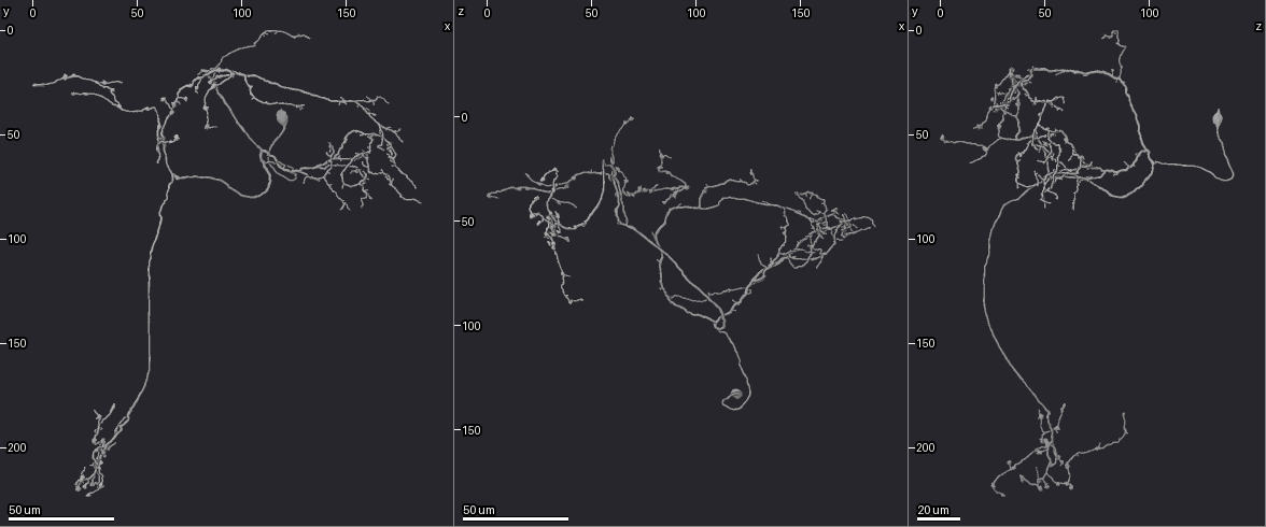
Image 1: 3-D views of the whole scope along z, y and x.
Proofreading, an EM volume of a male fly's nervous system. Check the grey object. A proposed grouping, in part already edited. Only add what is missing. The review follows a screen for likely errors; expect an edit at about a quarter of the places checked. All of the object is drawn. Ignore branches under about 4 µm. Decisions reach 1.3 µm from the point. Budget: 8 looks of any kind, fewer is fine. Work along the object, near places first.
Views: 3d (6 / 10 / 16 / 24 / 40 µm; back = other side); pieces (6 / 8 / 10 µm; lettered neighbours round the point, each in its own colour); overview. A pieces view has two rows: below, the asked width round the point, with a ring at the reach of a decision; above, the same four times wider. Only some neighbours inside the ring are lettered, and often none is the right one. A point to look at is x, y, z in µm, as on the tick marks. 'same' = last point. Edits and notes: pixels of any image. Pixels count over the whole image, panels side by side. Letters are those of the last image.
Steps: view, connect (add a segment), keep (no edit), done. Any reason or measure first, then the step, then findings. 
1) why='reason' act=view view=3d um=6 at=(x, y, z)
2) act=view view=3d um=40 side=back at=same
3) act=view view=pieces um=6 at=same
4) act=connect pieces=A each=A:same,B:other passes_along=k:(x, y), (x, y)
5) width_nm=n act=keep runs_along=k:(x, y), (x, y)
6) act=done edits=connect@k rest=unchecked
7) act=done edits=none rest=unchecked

why='an open end' act=view view=3d um=40 at=(62, 33, 23)

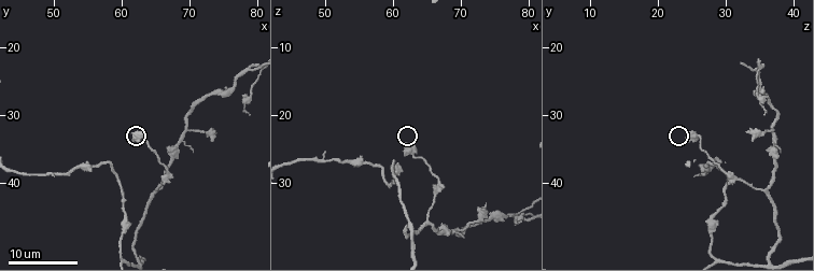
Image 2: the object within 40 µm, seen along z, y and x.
act=view view=pieces um=10 at=(62.0, 33.0, 24.0)

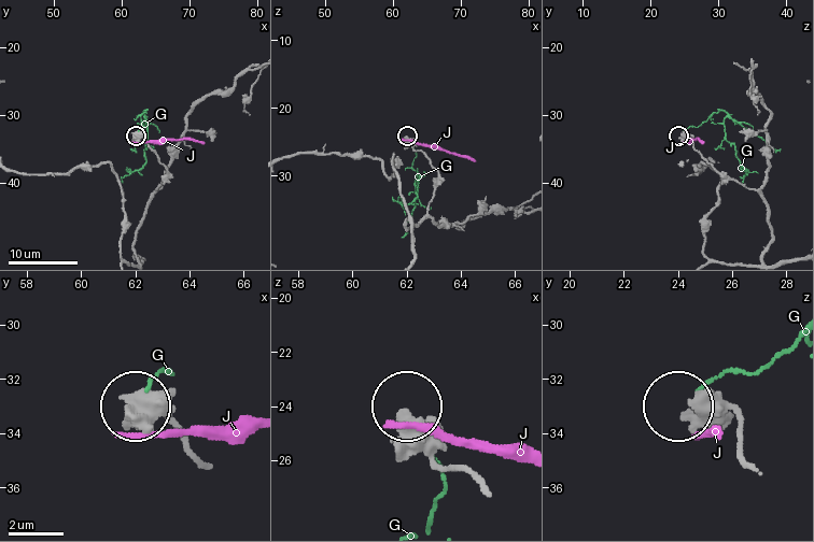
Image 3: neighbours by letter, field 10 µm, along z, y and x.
act=keep each=G:other,J:other found='no lettered segment goes on from it'

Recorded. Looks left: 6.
why='long arm stops here' act=view view=3d um=40 at=(18, 30, 26)

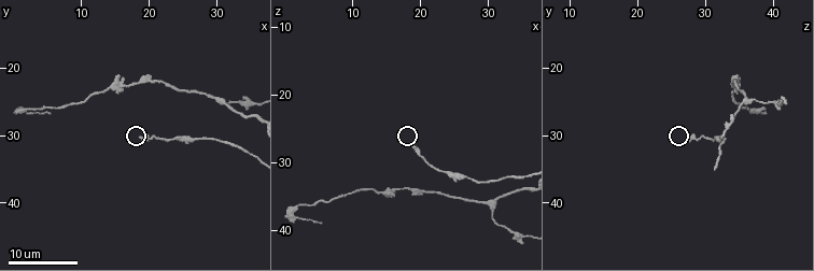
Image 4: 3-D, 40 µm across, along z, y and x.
why='what lies round it' act=view view=pieces um=6 at=(19.0, 30.5, 27.5)

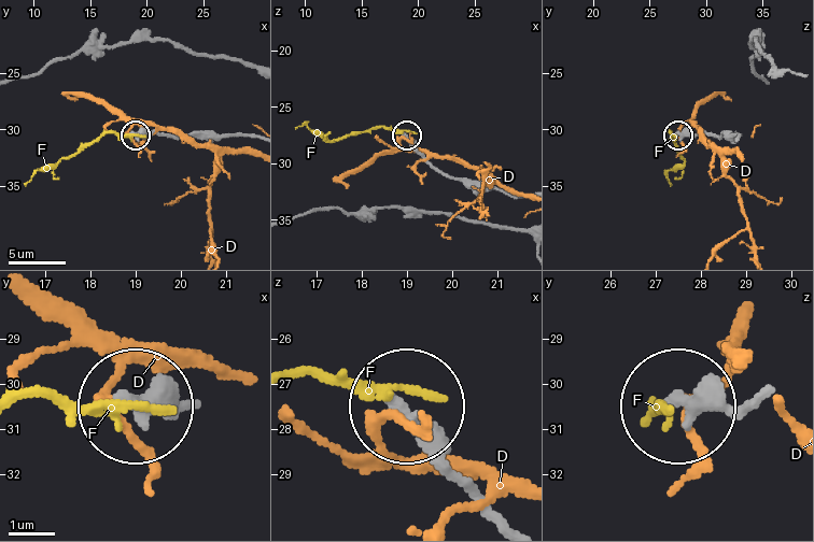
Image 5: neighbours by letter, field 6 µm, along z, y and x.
width_nm=280 act=keep each=D:other,F:other runs_along=5:(253, 136), (136, 136) found='none of them fits'

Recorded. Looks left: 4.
why='free end' act=view view=3d um=40 at=(60, 64, 15)

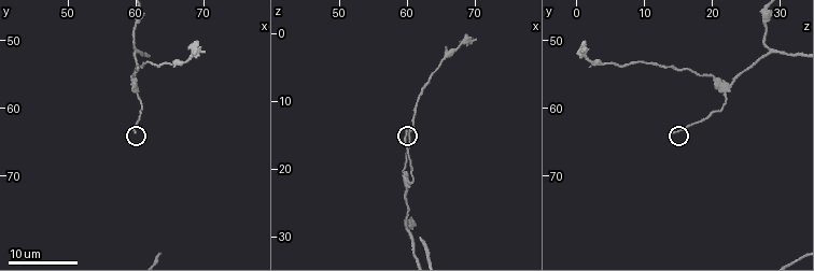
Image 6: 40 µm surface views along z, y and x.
act=view view=pieces um=6 at=(60.0, 63.5, 14.5)

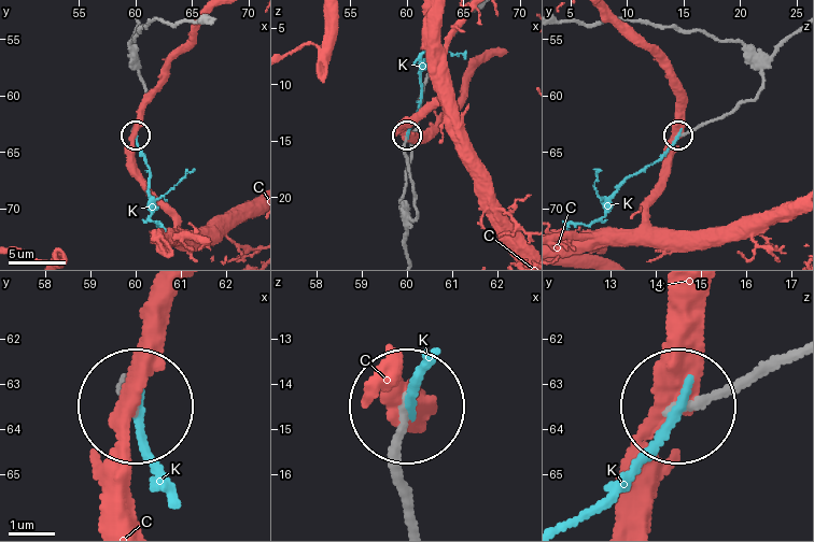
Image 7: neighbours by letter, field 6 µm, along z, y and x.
act=keep each=C:other,K:other runs_along=7:(786, 354), (686, 408) found='none of them fits'

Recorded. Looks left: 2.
why='an open end' act=view view=3d um=24 at=(30, 220, 62)

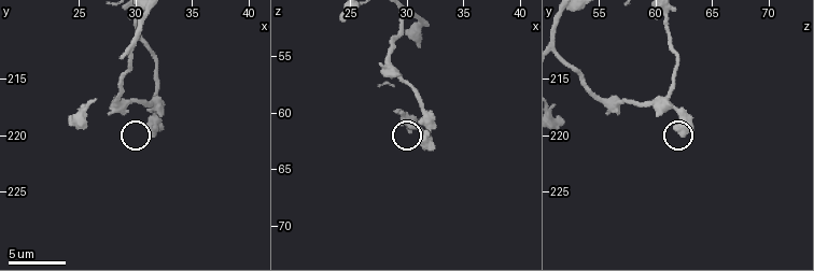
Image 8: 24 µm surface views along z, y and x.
why='what lies round it' act=view view=pieces um=6 at=(31.4, 220.0, 62.4)

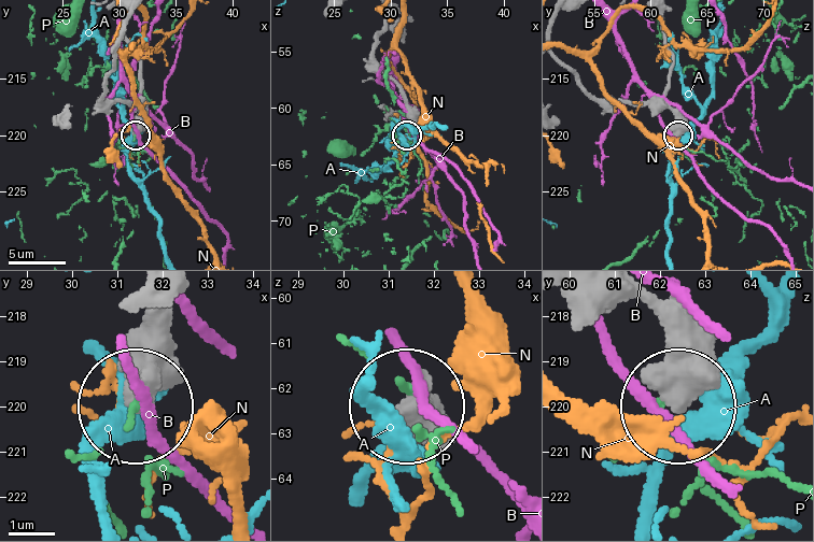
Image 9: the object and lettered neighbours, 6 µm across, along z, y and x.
act=keep each=A:other,B:other,N:other,P:other found='none of them fits'

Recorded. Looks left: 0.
act=done edits=none rest=unchecked

